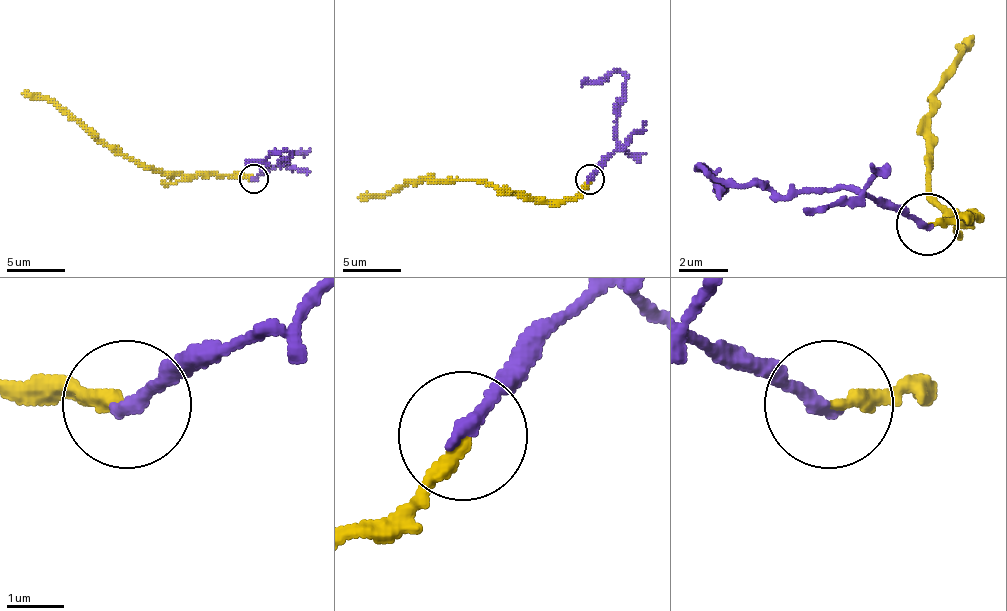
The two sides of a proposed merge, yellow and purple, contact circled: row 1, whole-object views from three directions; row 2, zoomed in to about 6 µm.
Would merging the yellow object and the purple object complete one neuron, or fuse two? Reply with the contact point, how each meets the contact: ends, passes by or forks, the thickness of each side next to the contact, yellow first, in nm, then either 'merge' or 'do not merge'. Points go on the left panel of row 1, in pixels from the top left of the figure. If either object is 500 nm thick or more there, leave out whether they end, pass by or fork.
(254, 178) | yellow ends | purple ends | 240/260 nm | merge

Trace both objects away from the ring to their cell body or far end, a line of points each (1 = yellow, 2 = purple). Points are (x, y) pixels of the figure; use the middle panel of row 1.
1: (591, 180), (573, 197), (561, 200), (527, 200), (474, 180), (410, 180), (387, 194), (358, 197)
2: (591, 180), (617, 148), (617, 104), (625, 78), (608, 72), (599, 81), (582, 84)

